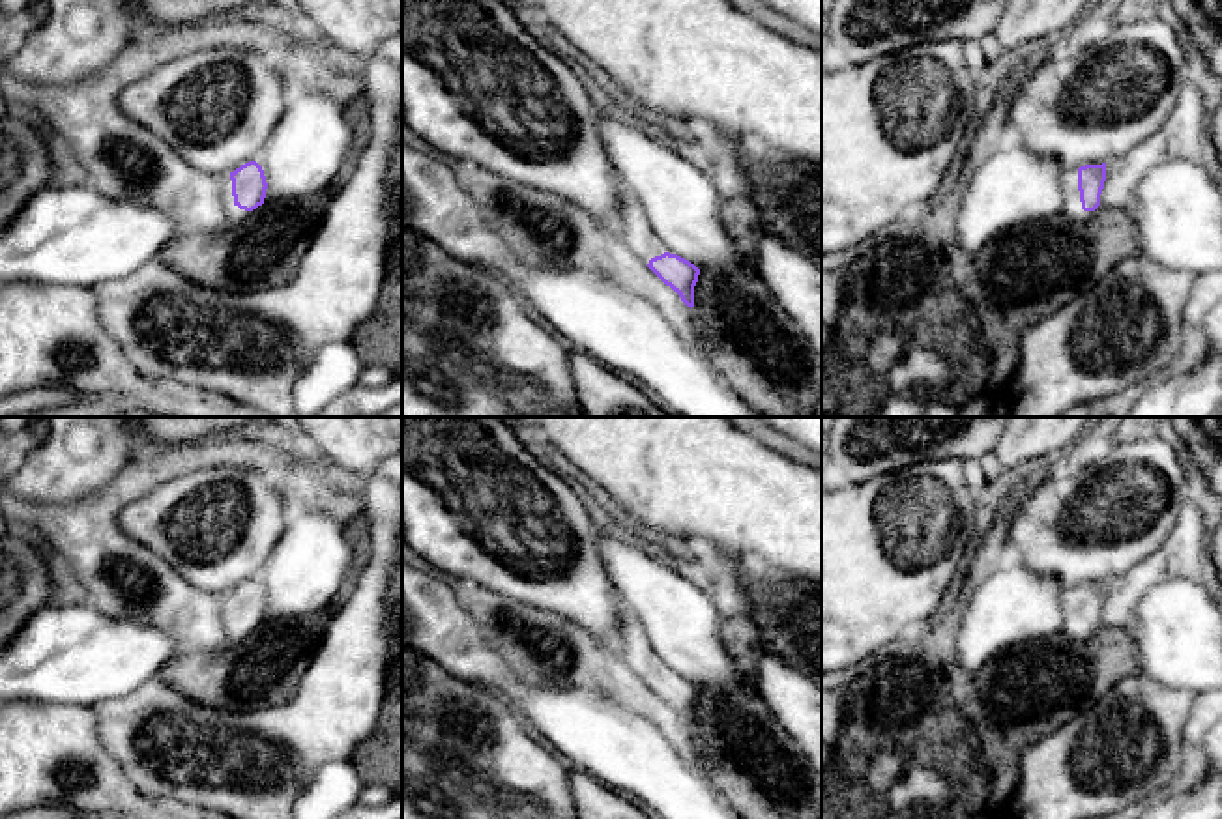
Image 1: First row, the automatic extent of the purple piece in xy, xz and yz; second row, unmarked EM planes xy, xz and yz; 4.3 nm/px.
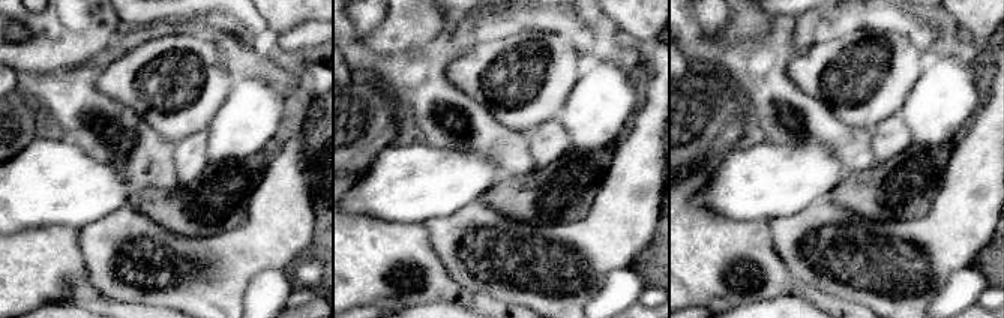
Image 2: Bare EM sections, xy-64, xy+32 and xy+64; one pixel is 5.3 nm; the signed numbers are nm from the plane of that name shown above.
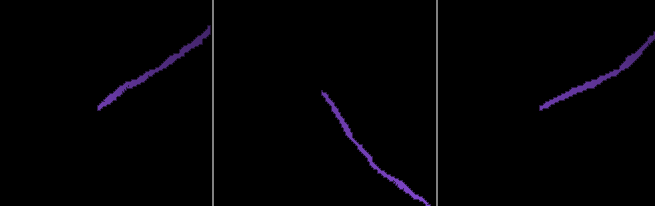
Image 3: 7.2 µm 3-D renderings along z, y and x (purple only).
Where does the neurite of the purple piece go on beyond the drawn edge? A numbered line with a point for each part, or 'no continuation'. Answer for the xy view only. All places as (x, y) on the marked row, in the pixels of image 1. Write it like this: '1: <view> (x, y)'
1: xy (232, 214)

